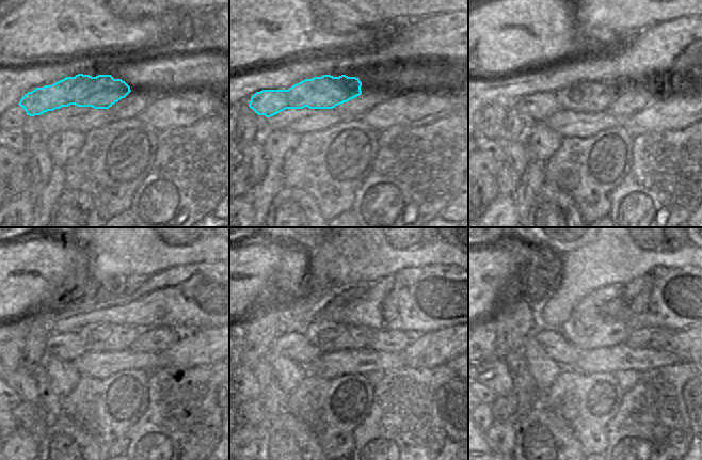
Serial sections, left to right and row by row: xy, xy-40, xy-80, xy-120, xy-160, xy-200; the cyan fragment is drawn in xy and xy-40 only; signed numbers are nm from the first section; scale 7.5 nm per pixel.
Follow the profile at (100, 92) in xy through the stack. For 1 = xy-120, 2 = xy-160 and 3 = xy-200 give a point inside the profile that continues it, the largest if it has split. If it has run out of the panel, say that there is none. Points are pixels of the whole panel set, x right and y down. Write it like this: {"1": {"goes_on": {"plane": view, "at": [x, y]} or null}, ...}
{"1": {"goes_on": {"plane": "xy-120", "at": [66, 347]}}, "2": {"goes_on": {"plane": "xy-160", "at": [298, 346]}}, "3": {"goes_on": {"plane": "xy-200", "at": [565, 354]}}}

